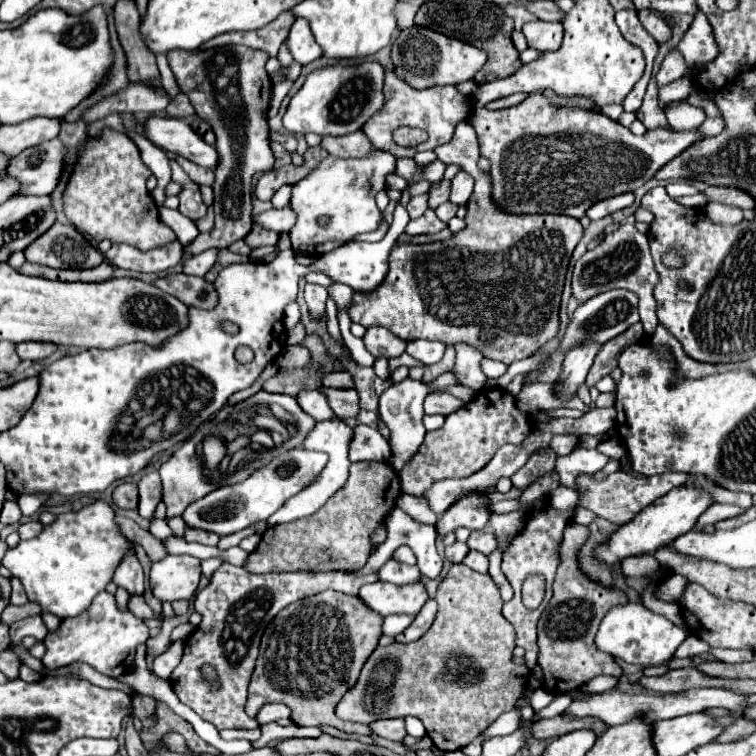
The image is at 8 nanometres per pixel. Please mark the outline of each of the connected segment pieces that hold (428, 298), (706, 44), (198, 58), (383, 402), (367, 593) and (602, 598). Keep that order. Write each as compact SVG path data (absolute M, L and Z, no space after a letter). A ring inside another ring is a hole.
M464 122L464 124L458 124L456 132L454 132L454 138L450 140L450 144L442 144L442 148L436 148L434 150L438 154L438 160L442 160L444 164L460 164L474 180L476 180L476 186L474 186L474 192L470 196L470 202L466 204L468 206L468 214L466 214L466 230L462 232L456 232L452 234L450 238L446 238L444 242L432 242L432 244L422 244L422 246L416 246L416 244L400 244L396 242L390 250L390 258L388 258L388 272L382 280L382 284L372 290L372 292L354 292L352 296L352 304L348 308L348 314L352 318L352 322L358 322L362 324L364 328L368 326L382 326L382 328L388 328L392 334L396 334L398 338L410 342L410 340L418 340L418 338L424 338L424 340L440 340L444 344L458 344L458 342L466 342L470 346L474 346L476 350L482 352L484 358L490 358L490 360L498 360L498 362L504 362L504 364L512 364L516 360L522 360L522 358L528 358L532 354L536 354L548 340L552 340L556 334L558 334L558 328L560 328L560 316L558 316L558 310L560 310L560 296L562 296L562 290L564 290L564 280L566 280L566 270L568 270L568 262L570 262L570 256L576 248L576 244L580 242L582 238L582 224L576 220L576 218L570 218L570 216L564 216L564 214L508 214L504 212L502 208L496 206L496 202L492 200L492 180L488 174L484 174L476 162L478 162L479 144L478 138L472 124L470 122Z
M698 12L694 16L694 24L684 34L678 50L684 56L686 66L688 66L684 76L690 78L690 80L694 80L694 76L700 72L700 68L706 62L712 62L720 54L720 50L716 46L716 40L714 40L712 26L708 24L704 12Z
M218 46L198 52L172 50L166 56L180 90L190 98L196 114L212 124L216 150L220 154L216 182L212 186L216 214L214 228L208 234L200 234L184 248L184 252L200 254L208 248L228 248L232 242L244 240L252 230L252 176L256 172L272 170L274 164L266 120L272 80L264 68L270 56L248 46ZM246 198L250 198L250 202L246 202Z
M448 372L446 376L440 376L438 380L434 380L431 384L424 383L421 380L412 380L412 378L406 378L402 380L400 384L392 384L382 396L380 396L380 418L384 420L386 428L390 430L390 450L392 450L392 458L390 458L390 466L394 468L394 472L400 472L408 462L410 458L416 454L416 450L412 450L412 442L422 442L426 430L424 430L424 424L422 424L422 418L424 418L424 410L422 410L422 402L425 397L433 390L445 388L458 384L456 377L452 372Z
M378 580L374 584L364 584L360 588L360 598L366 602L366 606L370 606L380 616L390 616L390 614L416 616L420 608L426 604L428 592L422 582L396 586Z
M570 522L564 528L564 538L560 548L562 564L558 566L558 572L556 572L554 596L538 622L538 646L540 646L538 666L542 668L542 674L544 674L542 688L552 692L554 696L566 694L570 690L578 690L580 686L584 686L586 682L602 674L608 674L614 678L622 676L622 668L614 662L614 658L600 654L594 648L594 636L596 636L598 624L602 622L604 612L608 612L608 608L614 604L626 604L628 598L622 590L602 586L600 582L594 582L586 574L582 574L578 566L578 554L584 542L588 540L588 536L590 536L588 526Z

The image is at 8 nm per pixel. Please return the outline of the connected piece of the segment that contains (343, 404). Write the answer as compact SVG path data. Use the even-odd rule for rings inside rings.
M322 388L328 396L330 408L336 412L338 418L356 418L358 416L358 392L356 390L332 390L332 388Z

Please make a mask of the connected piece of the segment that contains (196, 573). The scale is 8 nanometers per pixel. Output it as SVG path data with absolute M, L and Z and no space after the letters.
M166 556L152 564L150 588L160 602L190 600L200 580L200 560L194 556Z

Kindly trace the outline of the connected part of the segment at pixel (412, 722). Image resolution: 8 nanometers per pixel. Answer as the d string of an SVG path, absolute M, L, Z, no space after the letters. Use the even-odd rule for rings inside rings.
M404 718L406 720L406 730L408 730L408 734L410 736L414 736L414 738L422 738L422 736L426 736L426 730L424 730L424 724L418 720L418 718Z

